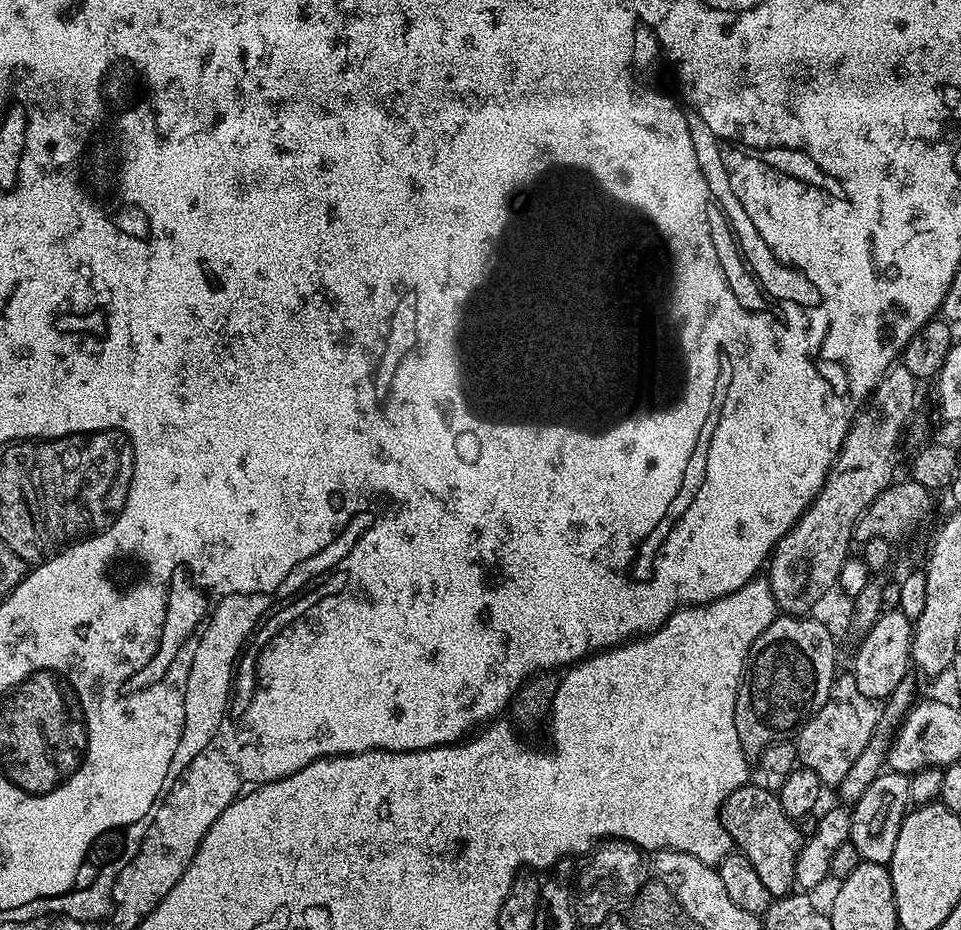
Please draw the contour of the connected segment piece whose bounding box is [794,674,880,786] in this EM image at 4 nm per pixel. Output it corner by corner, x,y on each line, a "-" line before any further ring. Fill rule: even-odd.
837,675
822,710
818,710
818,714
814,714
814,718
810,718
796,736
794,743
797,761
803,767
814,770
824,785
838,786
842,778
846,778
850,766
858,762
862,750
866,750
879,721
877,705
866,698
862,690
858,690
858,682
854,682
852,675

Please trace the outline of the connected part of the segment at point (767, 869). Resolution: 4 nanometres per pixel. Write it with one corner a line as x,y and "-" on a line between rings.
755,782
743,784
731,792
720,807
720,820
733,845
750,858
750,866
754,866
759,880
766,890
770,890
772,897
789,895
797,887
796,863
802,837
796,829
796,821
788,817
786,810
782,810
777,793
760,788

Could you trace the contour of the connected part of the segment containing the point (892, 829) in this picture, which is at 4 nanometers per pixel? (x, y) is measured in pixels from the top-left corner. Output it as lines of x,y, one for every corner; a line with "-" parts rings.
881,771
870,782
866,794
851,805
850,839
858,846
858,854
863,862
874,862
885,866
891,865
894,858
894,846
898,842
898,830
902,830
904,817
910,811
910,782
901,772

